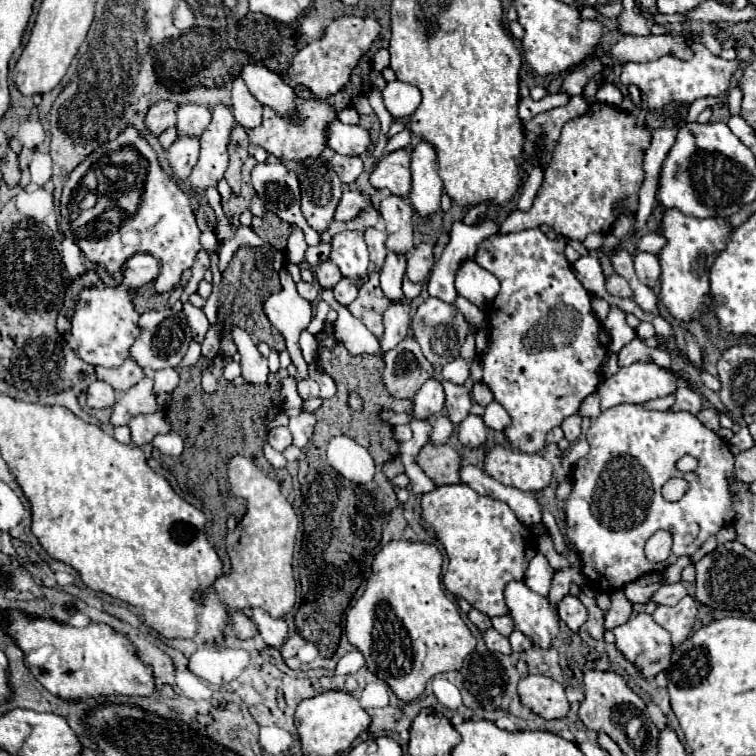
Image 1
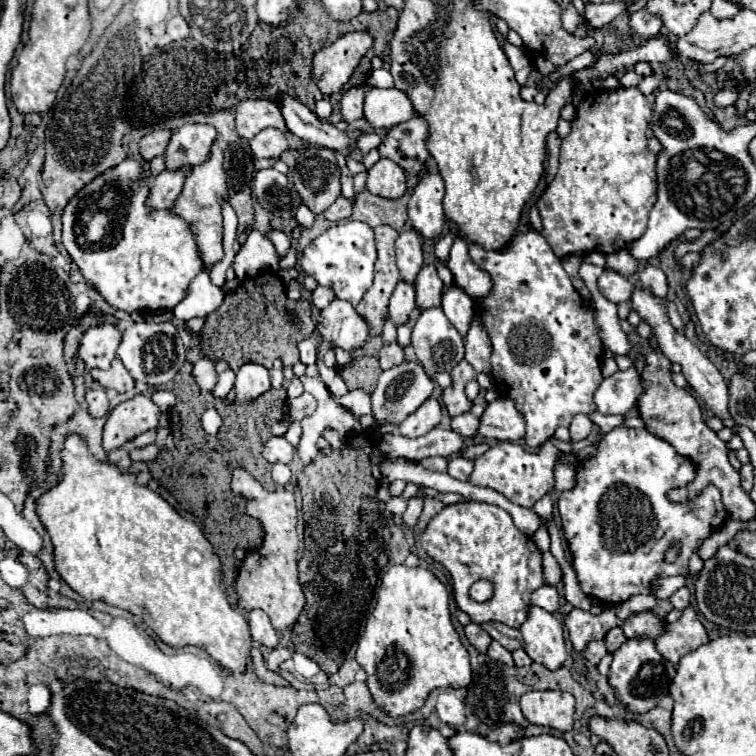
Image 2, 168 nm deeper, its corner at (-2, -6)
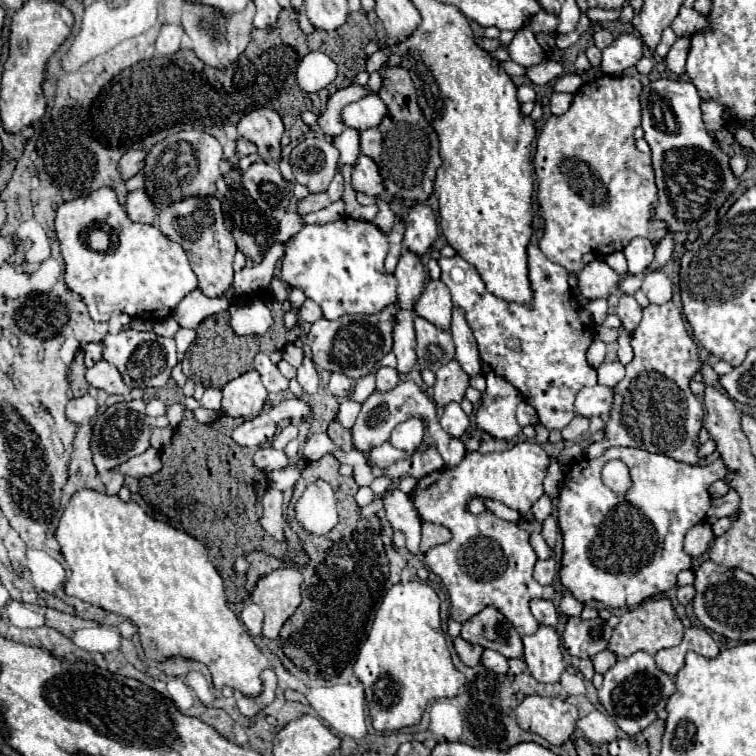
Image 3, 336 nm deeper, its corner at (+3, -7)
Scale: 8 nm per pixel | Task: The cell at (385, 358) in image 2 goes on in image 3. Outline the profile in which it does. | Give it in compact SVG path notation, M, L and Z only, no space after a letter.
M378 368L376 372L376 392L390 392L400 382L400 376L394 368Z

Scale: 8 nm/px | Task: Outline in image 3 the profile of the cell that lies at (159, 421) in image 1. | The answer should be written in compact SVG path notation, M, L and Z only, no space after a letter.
M150 448L140 456L130 458L128 462L118 466L118 472L124 476L132 476L132 478L144 478L144 476L152 476L162 468L160 464L160 452Z

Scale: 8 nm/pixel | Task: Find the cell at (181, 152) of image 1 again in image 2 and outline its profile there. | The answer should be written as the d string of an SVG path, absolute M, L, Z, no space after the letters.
M181 167L177 171L161 171L151 183L151 195L147 199L147 205L153 209L171 209L177 201L177 195L181 193L189 171L191 167Z

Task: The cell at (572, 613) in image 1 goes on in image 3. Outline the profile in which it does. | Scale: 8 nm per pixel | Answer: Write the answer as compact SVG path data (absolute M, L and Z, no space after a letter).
M570 618L562 634L562 640L570 656L592 658L594 654L608 648L610 626L602 618L594 618L594 620Z

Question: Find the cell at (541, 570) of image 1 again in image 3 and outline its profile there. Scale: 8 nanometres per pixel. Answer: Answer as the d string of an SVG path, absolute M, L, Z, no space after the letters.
M532 600L530 608L532 608L534 618L540 624L544 624L544 626L556 626L558 614L556 614L556 608L554 608L554 604L550 600Z

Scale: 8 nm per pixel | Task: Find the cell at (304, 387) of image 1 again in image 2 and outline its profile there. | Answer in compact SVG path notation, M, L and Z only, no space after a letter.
M303 393L297 399L291 399L287 403L289 413L287 413L287 421L301 421L303 417L311 415L317 407L317 399L311 393Z

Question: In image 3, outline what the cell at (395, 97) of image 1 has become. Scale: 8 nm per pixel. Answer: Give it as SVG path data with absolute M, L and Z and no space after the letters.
M370 94L360 98L358 102L344 106L340 118L346 126L362 132L368 128L376 128L386 114L388 114L386 104L376 94Z

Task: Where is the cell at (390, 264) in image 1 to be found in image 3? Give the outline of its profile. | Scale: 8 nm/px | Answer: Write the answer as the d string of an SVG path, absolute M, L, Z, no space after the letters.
M398 308L396 330L394 330L394 348L398 360L398 374L408 374L416 366L416 338L414 338L414 312Z

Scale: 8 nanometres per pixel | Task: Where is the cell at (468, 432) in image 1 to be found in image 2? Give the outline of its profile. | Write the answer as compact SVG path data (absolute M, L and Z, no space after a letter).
M463 413L459 417L453 417L451 421L451 429L463 435L465 439L473 439L477 435L477 427L479 427L479 417L475 417L473 413Z

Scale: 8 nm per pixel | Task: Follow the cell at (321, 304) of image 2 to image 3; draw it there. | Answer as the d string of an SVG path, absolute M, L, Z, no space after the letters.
M306 300L306 302L302 304L302 308L300 308L300 314L298 314L298 318L300 318L302 322L308 322L308 324L312 324L312 322L316 322L316 320L320 320L320 318L322 318L322 310L320 310L320 306L318 306L316 302L312 302L312 300Z

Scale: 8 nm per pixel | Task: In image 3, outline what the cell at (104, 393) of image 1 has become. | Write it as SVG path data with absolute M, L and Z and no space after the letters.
M86 394L82 398L72 398L68 402L66 416L68 416L70 422L74 422L78 426L84 426L84 424L88 424L96 416L96 410L98 410L96 400L90 394Z

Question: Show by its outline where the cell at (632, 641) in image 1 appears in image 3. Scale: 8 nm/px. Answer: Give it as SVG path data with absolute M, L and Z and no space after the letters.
M636 652L628 658L620 658L614 668L604 674L604 684L598 690L598 702L628 736L636 736L664 716L666 702L674 690L674 680L656 668L654 658L646 652Z

